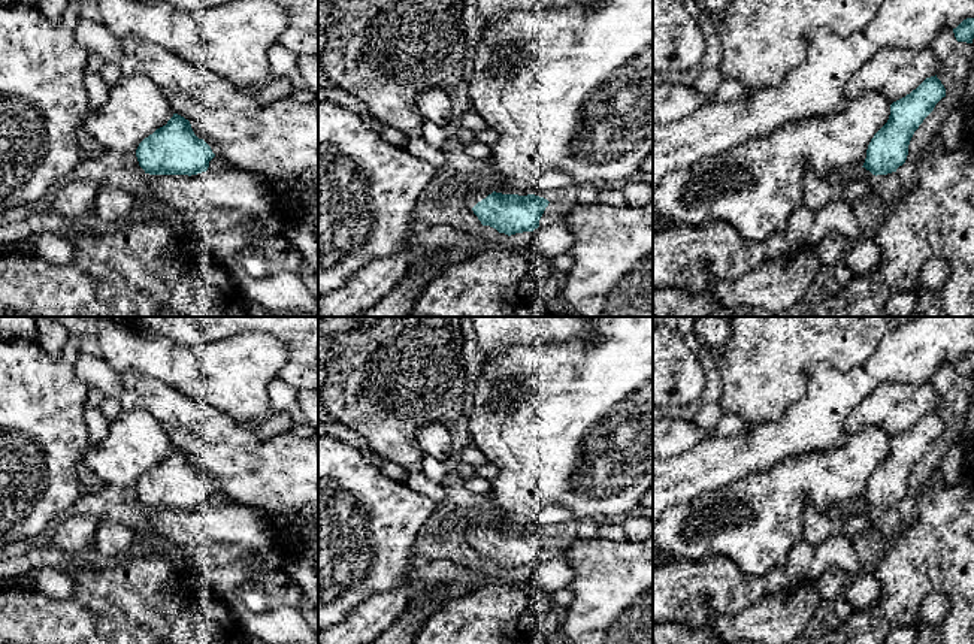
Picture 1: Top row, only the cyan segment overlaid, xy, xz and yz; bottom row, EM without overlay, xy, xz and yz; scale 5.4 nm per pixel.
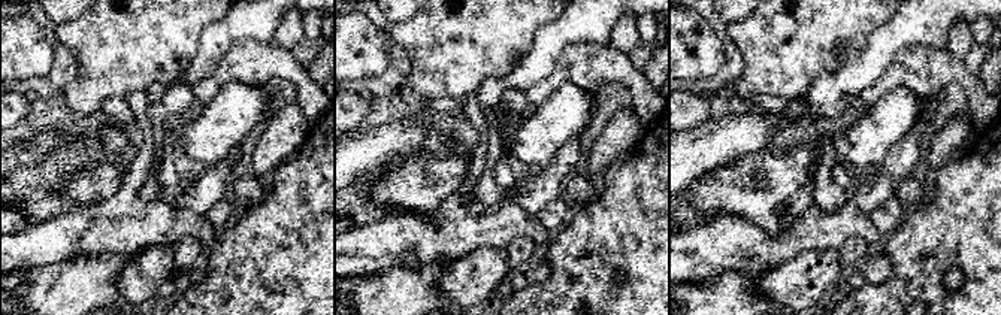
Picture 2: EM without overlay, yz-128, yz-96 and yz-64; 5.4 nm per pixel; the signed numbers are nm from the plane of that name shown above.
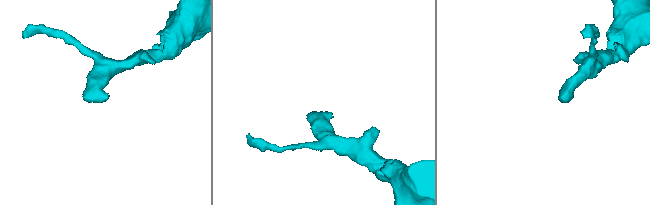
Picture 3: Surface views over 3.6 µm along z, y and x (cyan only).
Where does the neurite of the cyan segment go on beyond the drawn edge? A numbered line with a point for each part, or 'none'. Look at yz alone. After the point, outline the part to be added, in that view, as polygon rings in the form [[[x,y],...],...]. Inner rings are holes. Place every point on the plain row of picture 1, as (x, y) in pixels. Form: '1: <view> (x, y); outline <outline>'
1: yz (859, 516); outline [[[865,502],[850,505],[843,515],[844,535],[853,539],[859,532],[874,524],[875,510]]]

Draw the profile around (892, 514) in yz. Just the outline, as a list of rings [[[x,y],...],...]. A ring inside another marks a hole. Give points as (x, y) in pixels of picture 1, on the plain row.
[[[896,507],[877,510],[874,524],[883,536],[892,541],[902,530],[902,517]]]

